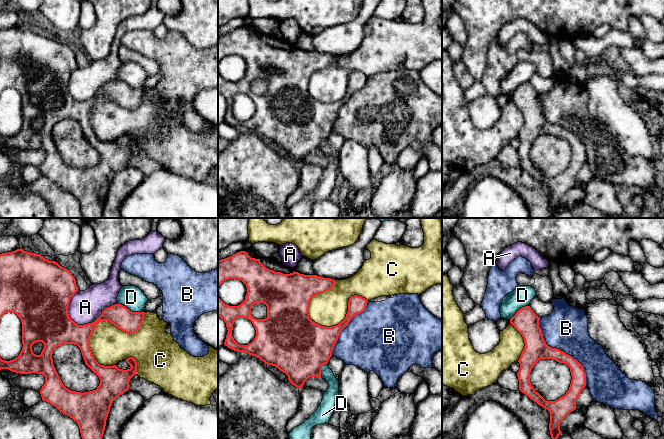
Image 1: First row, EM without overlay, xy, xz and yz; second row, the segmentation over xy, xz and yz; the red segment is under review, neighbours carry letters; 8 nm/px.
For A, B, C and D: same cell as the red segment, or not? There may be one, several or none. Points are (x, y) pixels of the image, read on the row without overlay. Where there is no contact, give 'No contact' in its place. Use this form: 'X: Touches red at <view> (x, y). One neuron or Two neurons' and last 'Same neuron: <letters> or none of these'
A: Touches red at xy (92, 98). Two neurons
B: Touches red at yz (560, 126). One neuron
C: Touches red at xz (344, 95). Two neurons
D: Touches red at xy (131, 87). Two neurons
Same neuron: B

